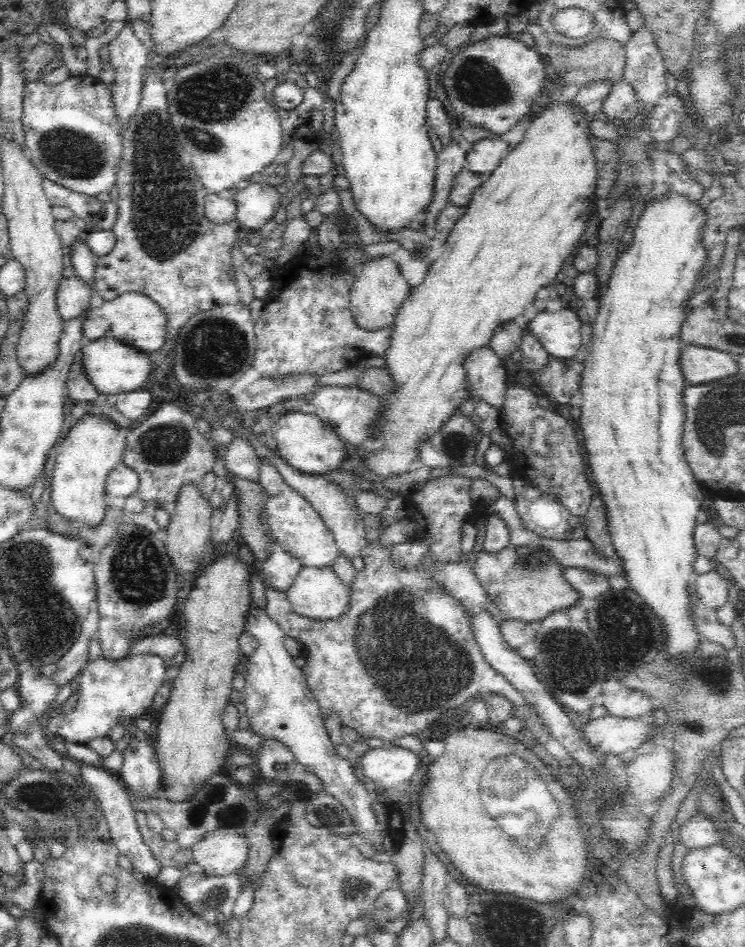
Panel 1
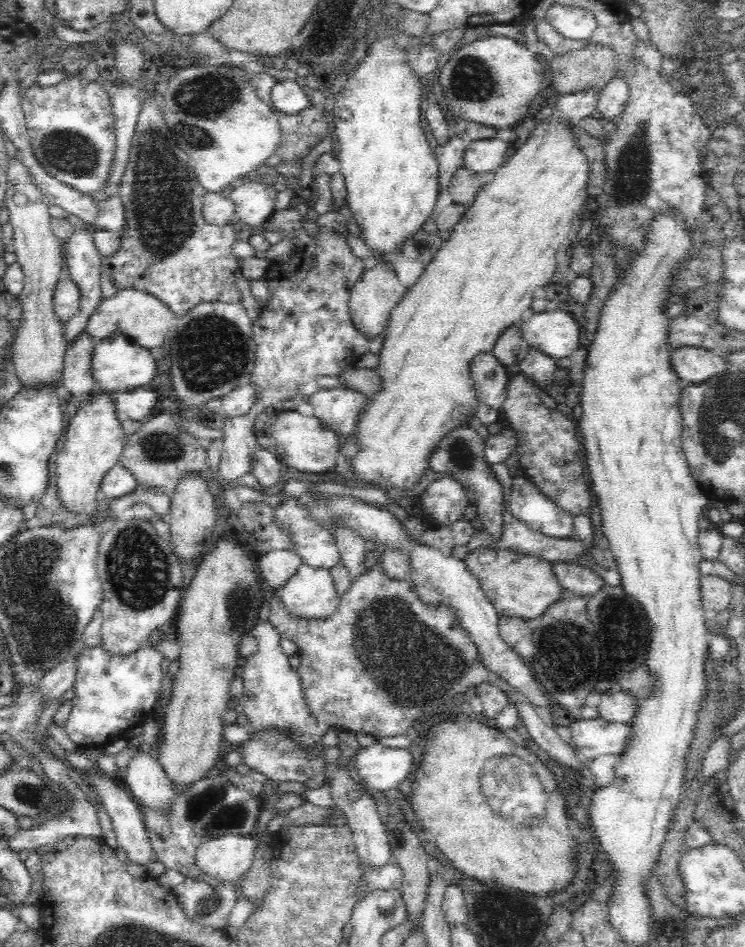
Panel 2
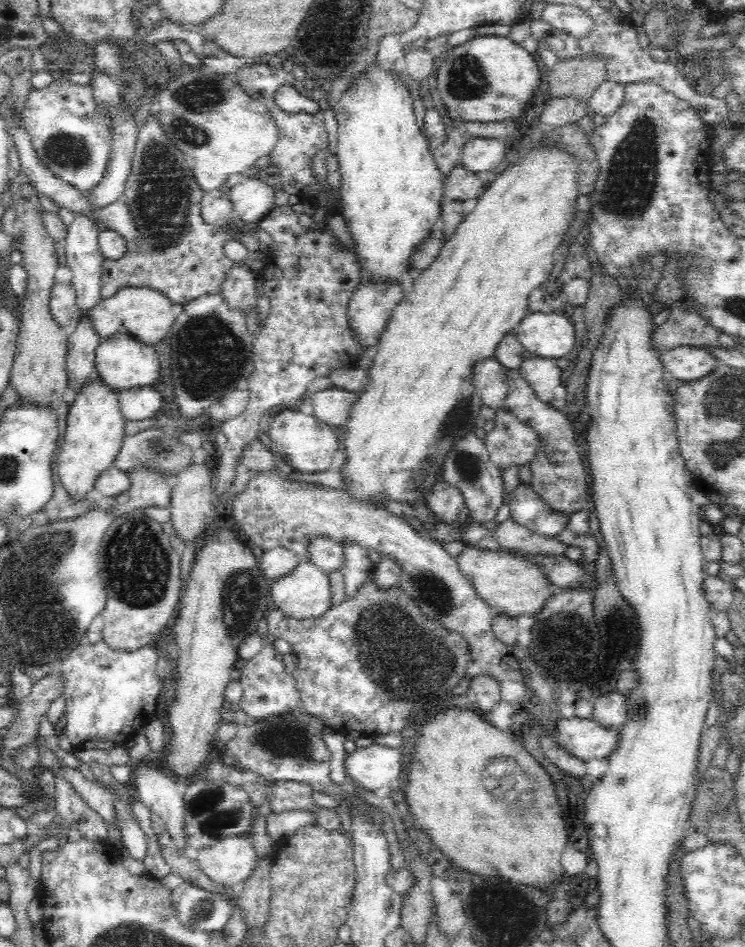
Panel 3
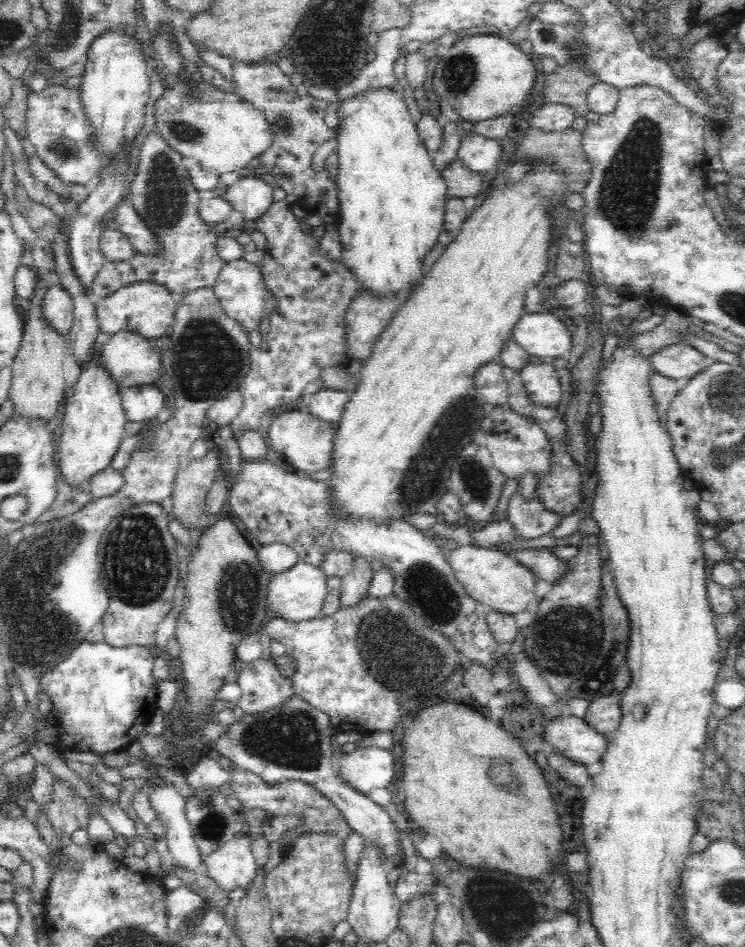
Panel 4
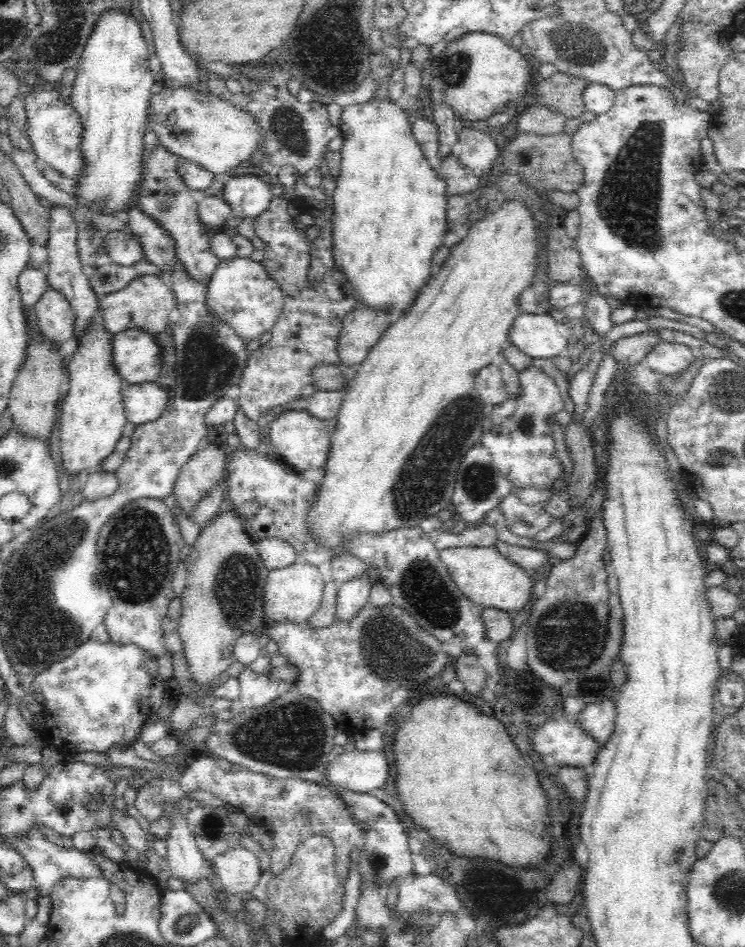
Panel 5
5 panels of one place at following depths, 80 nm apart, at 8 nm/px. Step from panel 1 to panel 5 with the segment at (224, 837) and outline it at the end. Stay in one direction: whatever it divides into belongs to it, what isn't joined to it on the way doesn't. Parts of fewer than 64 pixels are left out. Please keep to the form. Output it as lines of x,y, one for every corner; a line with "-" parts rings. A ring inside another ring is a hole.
240,845
213,859
213,868
225,892
251,897
261,874
258,857

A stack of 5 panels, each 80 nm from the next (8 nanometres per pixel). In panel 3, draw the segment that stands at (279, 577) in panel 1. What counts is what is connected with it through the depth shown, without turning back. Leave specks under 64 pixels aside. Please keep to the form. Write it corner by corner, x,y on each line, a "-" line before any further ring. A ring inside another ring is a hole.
278,546
258,553
259,568
264,573
264,577
270,582
274,582
290,572
293,572
299,558
292,550

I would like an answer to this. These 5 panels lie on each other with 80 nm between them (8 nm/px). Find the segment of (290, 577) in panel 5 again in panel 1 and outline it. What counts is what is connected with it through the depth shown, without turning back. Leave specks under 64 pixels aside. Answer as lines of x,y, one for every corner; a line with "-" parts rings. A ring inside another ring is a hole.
302,566
292,587
286,592
294,613
312,620
332,620
348,608
348,586
341,584
332,568

